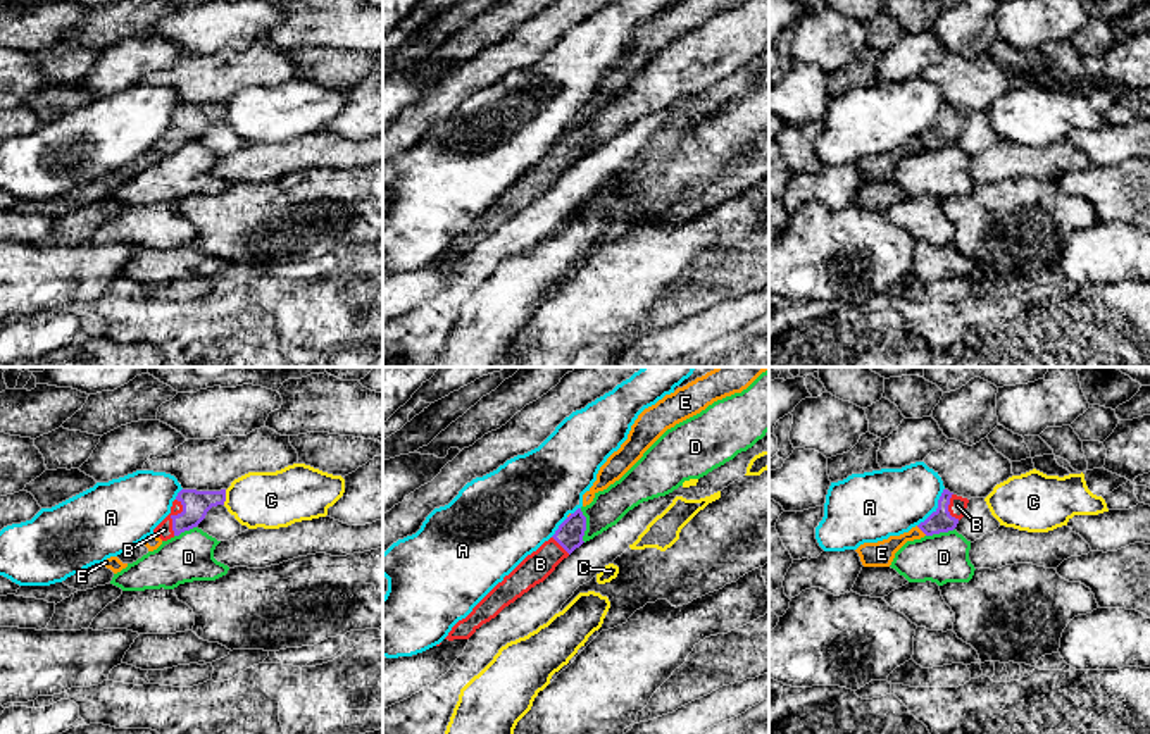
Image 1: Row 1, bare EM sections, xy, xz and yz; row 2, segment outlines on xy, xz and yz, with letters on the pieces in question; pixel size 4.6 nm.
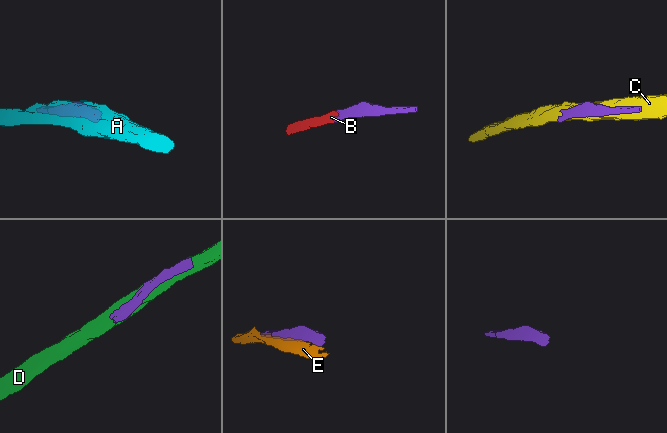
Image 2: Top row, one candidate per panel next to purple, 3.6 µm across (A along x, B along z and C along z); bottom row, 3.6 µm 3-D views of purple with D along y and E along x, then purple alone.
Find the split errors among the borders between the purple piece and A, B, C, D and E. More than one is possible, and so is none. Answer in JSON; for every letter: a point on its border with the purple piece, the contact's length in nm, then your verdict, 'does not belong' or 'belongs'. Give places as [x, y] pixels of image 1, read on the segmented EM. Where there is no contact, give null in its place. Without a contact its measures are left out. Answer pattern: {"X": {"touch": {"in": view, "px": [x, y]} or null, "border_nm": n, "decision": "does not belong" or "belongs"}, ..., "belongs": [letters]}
{"A": {"touch": {"in": "yz", "px": [938, 507]}, "border_nm": 220, "decision": "does not belong"}, "B": {"touch": {"in": "xy", "px": [173, 516]}, "border_nm": 180, "decision": "belongs"}, "C": {"touch": {"in": "xy", "px": [224, 497]}, "border_nm": 70, "decision": "does not belong"}, "D": {"touch": {"in": "xz", "px": [585, 526]}, "border_nm": 160, "decision": "does not belong"}, "E": {"touch": {"in": "yz", "px": [921, 529]}, "border_nm": 70, "decision": "does not belong"}, "belongs": ["B"]}

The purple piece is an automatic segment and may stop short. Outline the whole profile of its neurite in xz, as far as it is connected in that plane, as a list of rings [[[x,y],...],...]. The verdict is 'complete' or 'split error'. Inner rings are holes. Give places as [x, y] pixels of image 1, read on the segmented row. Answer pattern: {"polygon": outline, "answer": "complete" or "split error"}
{"polygon": [[[581,508],[571,513],[536,551],[528,555],[509,575],[503,577],[474,608],[459,620],[445,639],[469,639],[483,624],[495,619],[536,584],[543,582],[555,567],[584,541],[586,517]]], "answer": "split error"}

